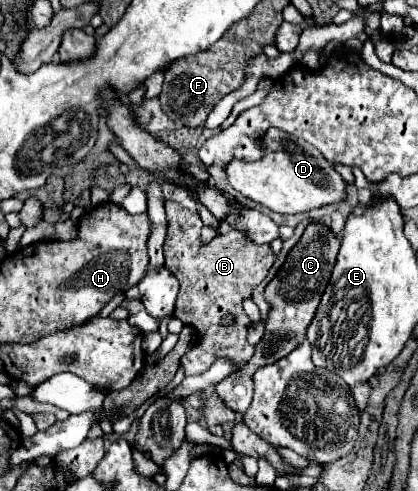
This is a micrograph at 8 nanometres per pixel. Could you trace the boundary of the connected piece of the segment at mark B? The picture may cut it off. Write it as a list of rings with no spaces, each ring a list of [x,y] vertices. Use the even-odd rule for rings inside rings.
[[[167,200],[167,236],[163,244],[165,264],[171,268],[175,278],[179,280],[181,288],[175,302],[175,312],[183,324],[189,324],[197,330],[199,344],[195,344],[183,358],[181,366],[185,376],[203,374],[217,358],[237,358],[237,362],[245,364],[253,356],[253,346],[247,344],[247,328],[251,320],[245,316],[241,302],[251,296],[253,288],[263,282],[267,270],[275,262],[275,254],[269,244],[255,244],[243,232],[231,230],[226,234],[219,234],[207,246],[201,246],[201,218],[199,214],[189,212],[177,202]],[[233,314],[237,322],[229,328],[221,326],[221,316]]]

